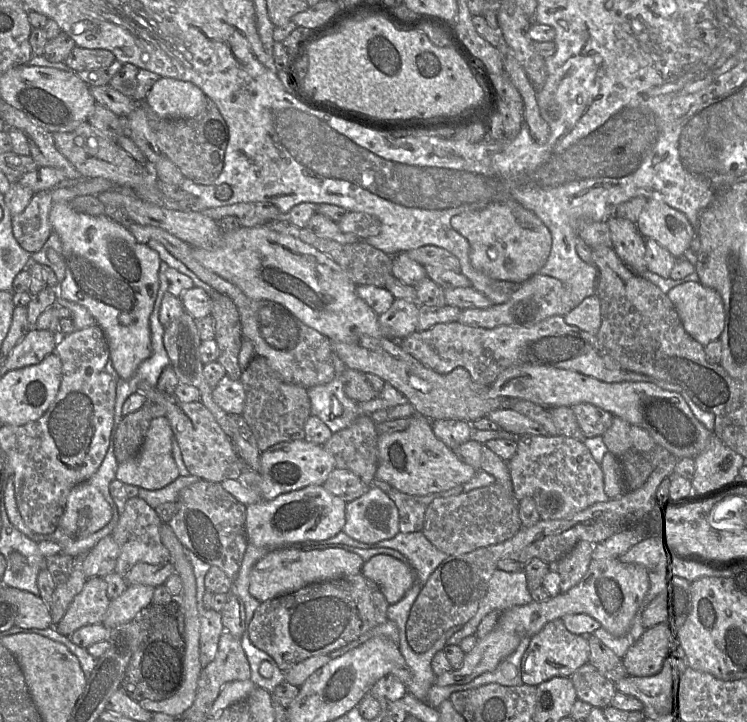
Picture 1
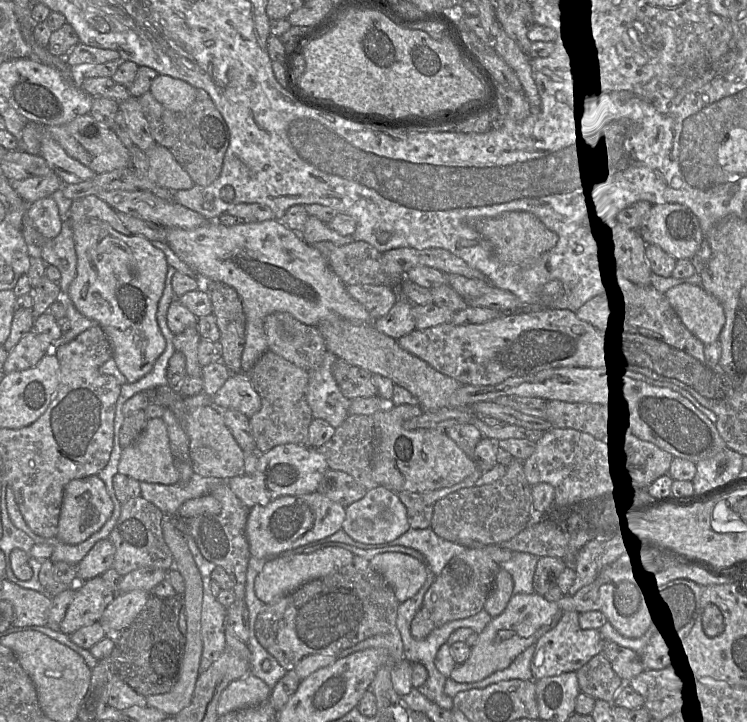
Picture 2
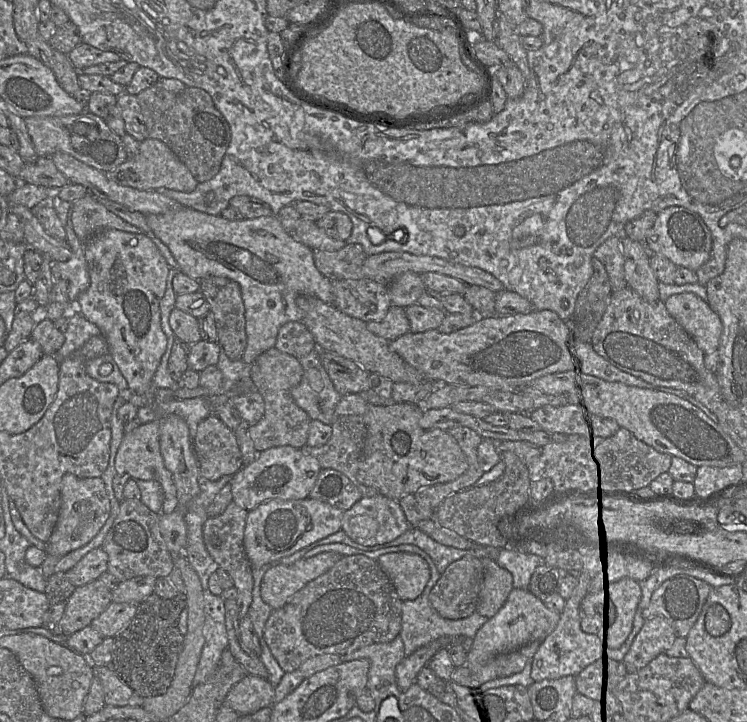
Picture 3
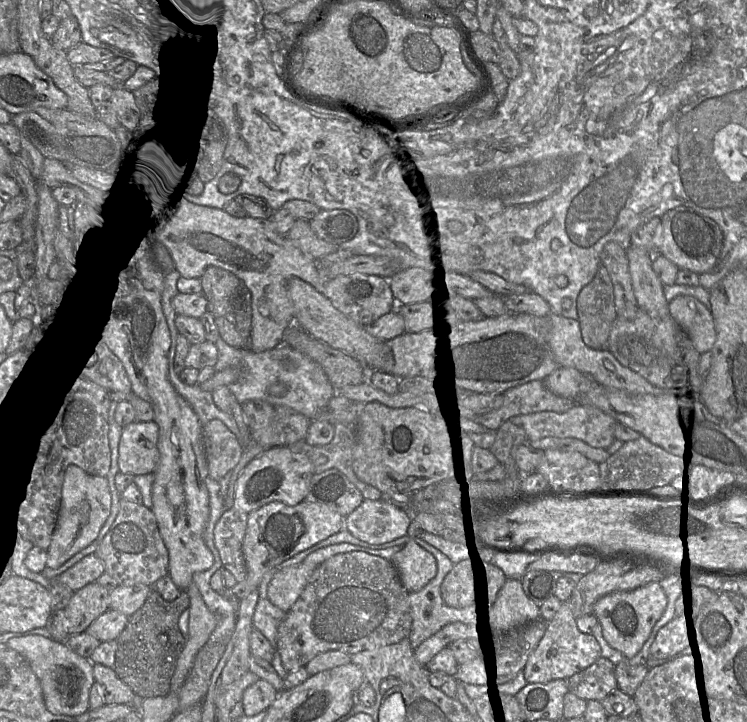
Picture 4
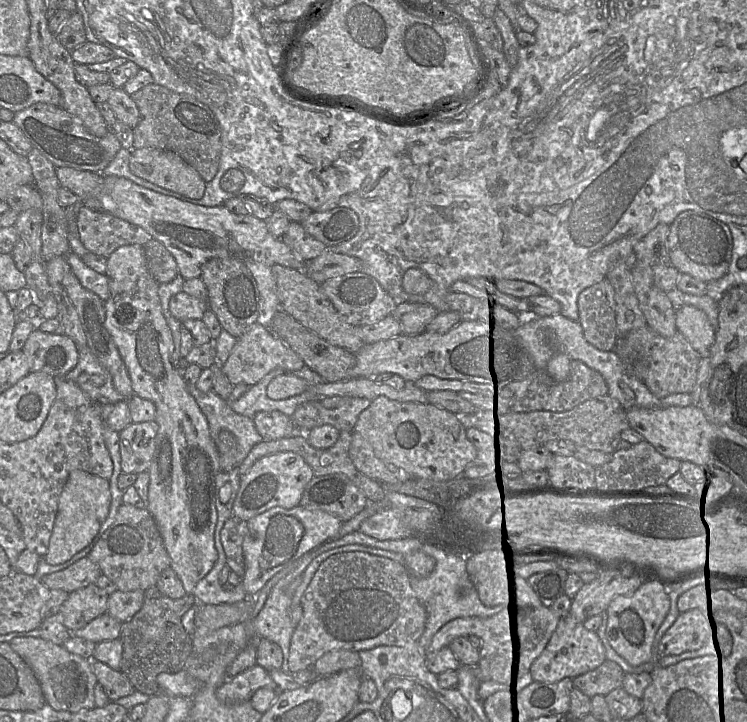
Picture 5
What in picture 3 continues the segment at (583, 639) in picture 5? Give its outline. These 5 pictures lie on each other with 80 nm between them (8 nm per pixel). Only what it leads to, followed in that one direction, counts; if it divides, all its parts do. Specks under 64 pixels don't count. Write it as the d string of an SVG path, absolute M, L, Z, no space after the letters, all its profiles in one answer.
M589 572L577 573L577 585L560 612L559 620L553 630L540 642L531 659L531 678L534 682L544 679L556 679L563 676L575 676L587 665L604 655L601 637L586 633L580 627L580 604L584 596L591 590Z

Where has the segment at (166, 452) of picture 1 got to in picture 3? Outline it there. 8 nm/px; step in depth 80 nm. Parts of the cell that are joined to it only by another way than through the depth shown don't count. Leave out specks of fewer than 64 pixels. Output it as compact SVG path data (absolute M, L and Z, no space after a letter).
M157 420L141 424L130 432L125 432L115 460L119 475L129 474L134 480L154 480L160 483L164 492L163 513L171 513L178 508L177 490L172 473L165 467L160 451L160 427Z

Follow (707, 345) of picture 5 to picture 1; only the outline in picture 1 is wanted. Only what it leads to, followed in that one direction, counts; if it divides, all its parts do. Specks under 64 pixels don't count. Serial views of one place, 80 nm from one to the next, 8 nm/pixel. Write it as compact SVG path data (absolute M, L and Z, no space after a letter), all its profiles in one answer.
M687 282L667 294L686 332L703 346L719 339L725 322L720 294L700 282Z

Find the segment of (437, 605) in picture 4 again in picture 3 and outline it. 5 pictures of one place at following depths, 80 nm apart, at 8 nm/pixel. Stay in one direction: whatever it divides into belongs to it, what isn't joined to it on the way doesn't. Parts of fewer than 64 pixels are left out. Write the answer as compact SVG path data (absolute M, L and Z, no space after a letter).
M429 563L428 565L430 567L431 576L422 594L414 600L403 601L402 604L402 624L399 635L404 644L406 656L411 655L420 647L441 637L464 635L466 637L473 638L478 629L488 619L476 611L470 616L460 619L447 619L441 617L432 607L429 601L429 594L442 574L437 570L434 563Z

